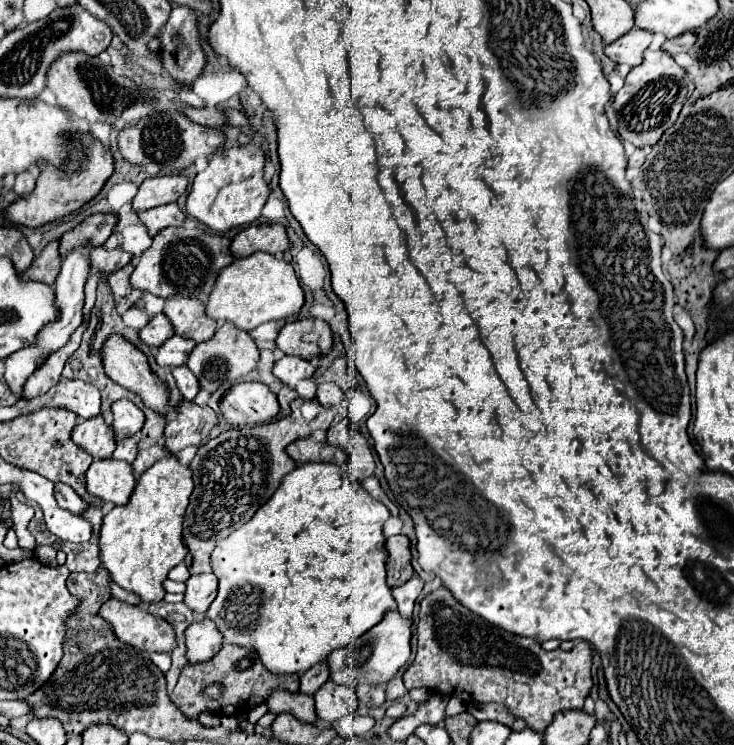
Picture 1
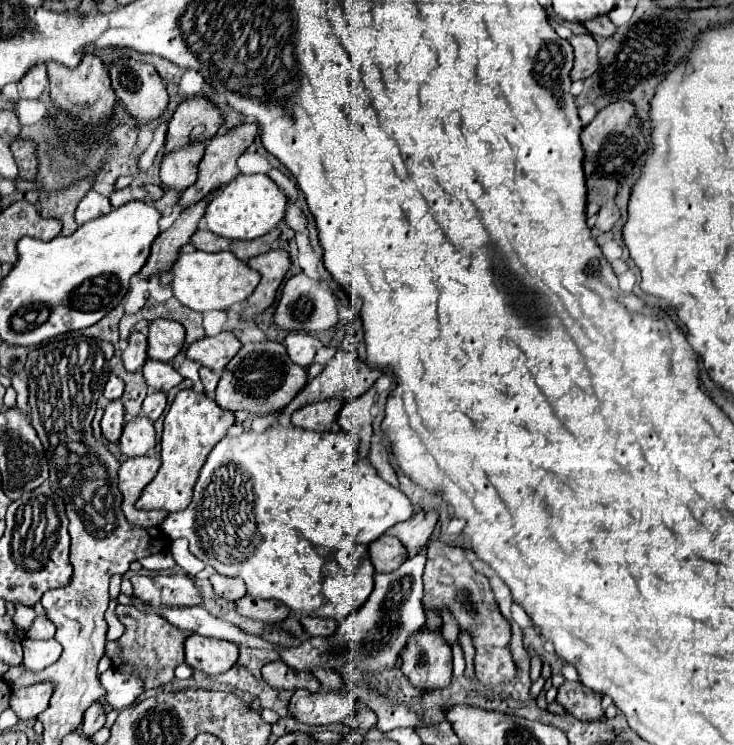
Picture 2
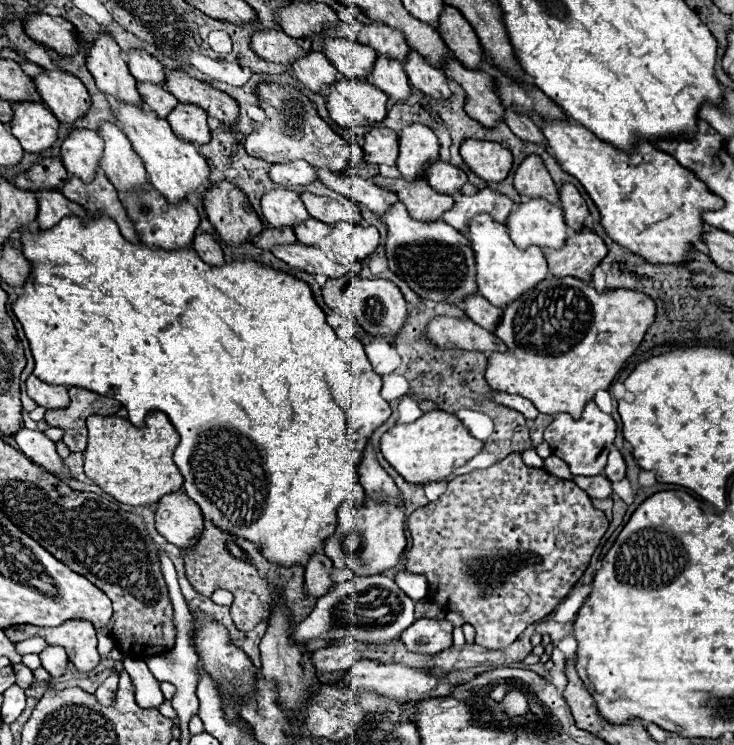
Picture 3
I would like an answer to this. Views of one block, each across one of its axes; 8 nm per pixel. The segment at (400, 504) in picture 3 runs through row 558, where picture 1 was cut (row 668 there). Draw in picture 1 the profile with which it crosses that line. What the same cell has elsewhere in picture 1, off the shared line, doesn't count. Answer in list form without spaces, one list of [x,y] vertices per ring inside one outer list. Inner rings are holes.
[[[388,610],[374,628],[370,628],[366,634],[358,636],[352,644],[346,648],[338,648],[330,654],[330,678],[338,684],[356,686],[360,684],[386,684],[390,678],[396,676],[396,672],[408,662],[410,658],[410,626],[412,618],[404,618],[398,610]],[[360,676],[360,678],[352,678]]]

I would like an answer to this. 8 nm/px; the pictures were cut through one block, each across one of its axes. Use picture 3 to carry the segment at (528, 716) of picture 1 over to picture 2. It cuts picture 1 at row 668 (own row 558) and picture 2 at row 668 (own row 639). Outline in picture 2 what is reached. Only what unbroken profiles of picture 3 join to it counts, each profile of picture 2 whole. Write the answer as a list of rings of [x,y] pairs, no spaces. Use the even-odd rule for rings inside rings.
[[[432,540],[428,542],[426,550],[428,562],[424,568],[424,610],[434,610],[440,614],[446,608],[458,622],[460,632],[468,632],[472,636],[472,644],[476,648],[476,678],[482,684],[496,686],[510,682],[516,676],[516,664],[510,652],[512,630],[510,622],[498,610],[490,580],[472,568],[466,554],[458,546]]]

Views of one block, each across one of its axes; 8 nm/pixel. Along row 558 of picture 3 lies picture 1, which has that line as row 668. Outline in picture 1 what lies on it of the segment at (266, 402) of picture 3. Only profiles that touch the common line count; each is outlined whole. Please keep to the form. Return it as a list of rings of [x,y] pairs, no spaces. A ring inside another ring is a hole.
[[[326,462],[298,464],[290,474],[284,476],[284,480],[278,486],[278,490],[274,492],[274,496],[262,508],[258,508],[258,512],[252,516],[252,520],[246,522],[244,526],[240,526],[238,530],[234,530],[222,542],[218,542],[218,546],[212,552],[212,572],[218,578],[218,598],[214,600],[214,604],[210,606],[206,616],[218,624],[218,630],[224,634],[224,642],[242,644],[246,648],[256,650],[262,656],[262,664],[266,664],[266,668],[270,668],[272,672],[278,672],[278,674],[306,672],[306,668],[310,668],[312,664],[318,664],[318,660],[324,660],[324,656],[328,656],[332,650],[350,644],[352,640],[356,640],[358,636],[368,632],[372,626],[376,626],[382,620],[382,614],[386,610],[396,608],[392,590],[386,584],[386,568],[384,568],[386,538],[382,534],[382,524],[388,520],[390,512],[382,502],[378,502],[376,498],[366,494],[366,490],[358,482],[352,482],[344,474],[344,468],[346,468],[346,464],[344,466],[326,464]]]

